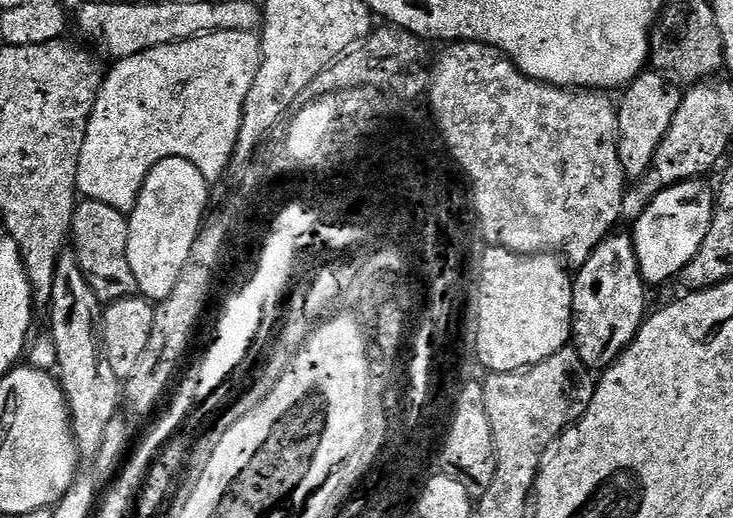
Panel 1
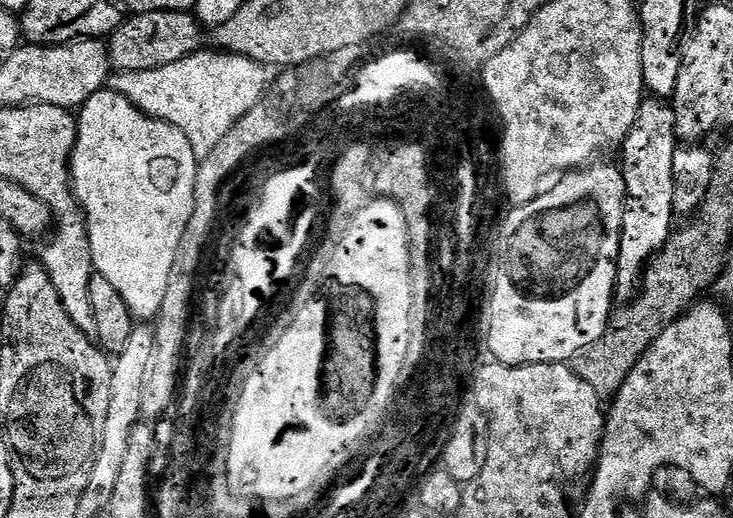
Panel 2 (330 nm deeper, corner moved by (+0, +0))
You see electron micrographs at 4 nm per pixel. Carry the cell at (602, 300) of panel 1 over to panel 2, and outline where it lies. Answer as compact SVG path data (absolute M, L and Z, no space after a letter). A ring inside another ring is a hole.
M646 98L622 145L624 152L624 217L620 231L620 249L616 259L615 299L627 302L636 295L649 260L662 251L674 231L674 154L678 147L676 119L671 103Z

